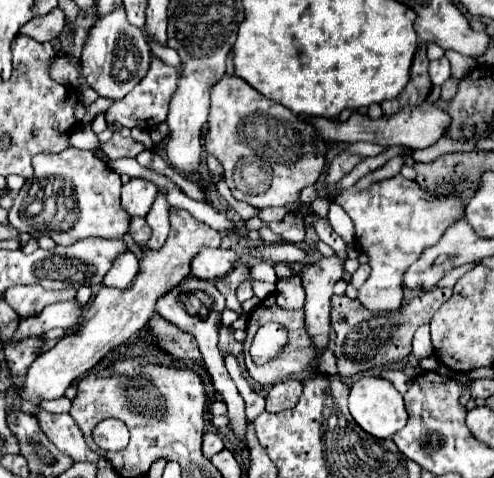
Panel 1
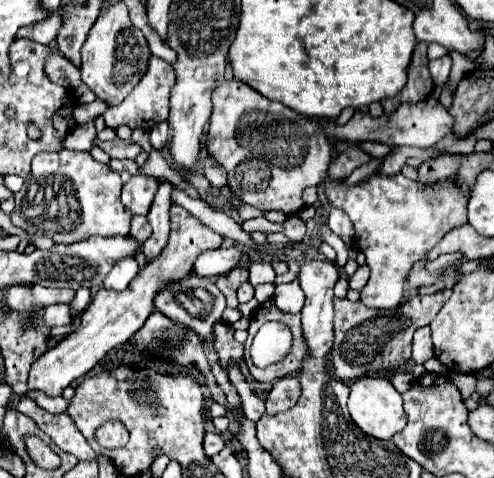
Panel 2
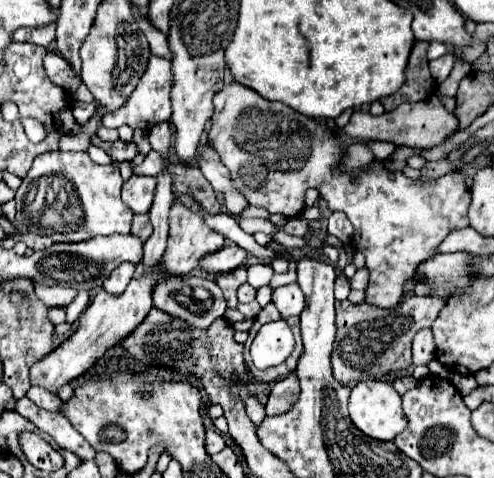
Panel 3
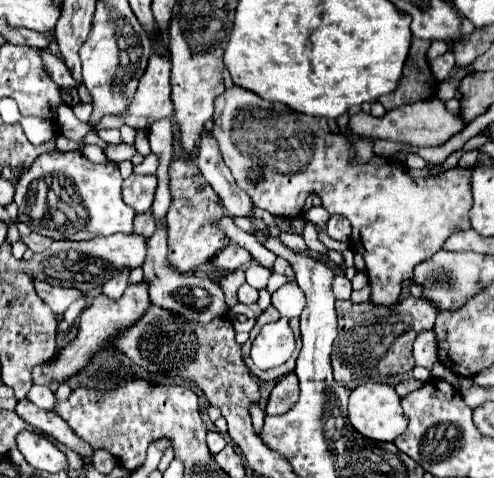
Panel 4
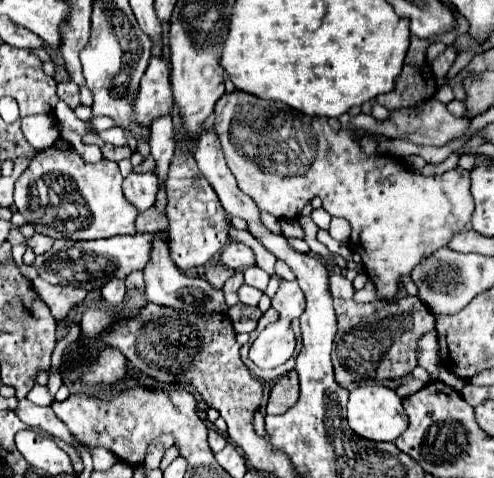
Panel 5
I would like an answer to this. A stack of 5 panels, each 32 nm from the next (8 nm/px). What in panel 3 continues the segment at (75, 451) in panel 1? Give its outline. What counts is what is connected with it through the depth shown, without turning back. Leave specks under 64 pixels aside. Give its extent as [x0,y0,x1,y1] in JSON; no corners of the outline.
[16,396,96,460]

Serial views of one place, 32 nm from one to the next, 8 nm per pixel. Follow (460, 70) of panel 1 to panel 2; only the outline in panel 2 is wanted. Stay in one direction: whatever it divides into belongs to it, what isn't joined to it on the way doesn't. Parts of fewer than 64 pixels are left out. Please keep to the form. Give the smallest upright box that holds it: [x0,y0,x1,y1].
[448,51,475,88]

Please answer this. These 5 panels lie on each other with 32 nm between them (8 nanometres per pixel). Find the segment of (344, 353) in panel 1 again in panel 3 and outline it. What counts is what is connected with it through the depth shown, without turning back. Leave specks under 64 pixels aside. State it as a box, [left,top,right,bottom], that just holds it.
[332,296,444,384]

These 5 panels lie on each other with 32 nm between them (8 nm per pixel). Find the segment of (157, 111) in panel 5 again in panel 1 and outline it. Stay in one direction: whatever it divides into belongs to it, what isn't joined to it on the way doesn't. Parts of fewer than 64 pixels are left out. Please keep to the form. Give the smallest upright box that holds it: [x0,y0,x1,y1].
[106,56,178,130]

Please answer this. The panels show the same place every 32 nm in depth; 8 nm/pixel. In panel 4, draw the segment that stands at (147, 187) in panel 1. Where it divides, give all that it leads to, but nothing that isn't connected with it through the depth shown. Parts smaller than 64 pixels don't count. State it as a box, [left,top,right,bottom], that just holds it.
[122,174,156,214]

